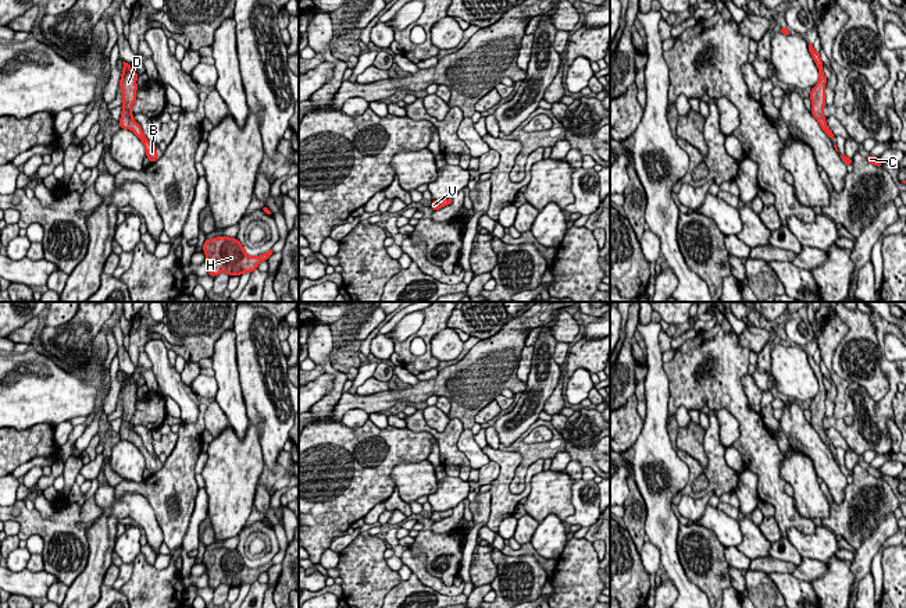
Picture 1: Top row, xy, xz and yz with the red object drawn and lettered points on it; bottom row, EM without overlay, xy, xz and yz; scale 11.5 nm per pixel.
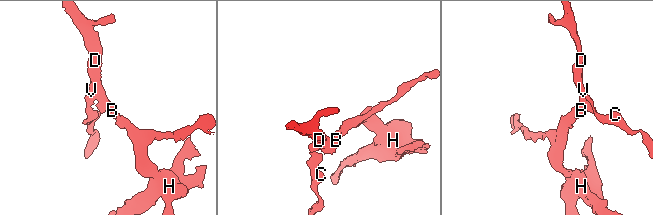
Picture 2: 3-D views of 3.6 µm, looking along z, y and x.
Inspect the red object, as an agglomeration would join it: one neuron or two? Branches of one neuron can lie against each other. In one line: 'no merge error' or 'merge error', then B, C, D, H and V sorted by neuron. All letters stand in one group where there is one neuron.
no merge error; B C D H V

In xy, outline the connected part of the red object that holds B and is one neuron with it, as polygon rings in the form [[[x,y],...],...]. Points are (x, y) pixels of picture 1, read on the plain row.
[[[124,373],[124,381],[121,383],[122,387],[120,391],[120,398],[122,399],[122,417],[121,417],[122,424],[120,430],[120,440],[131,441],[145,456],[146,469],[151,474],[154,474],[158,470],[156,458],[147,452],[147,449],[142,442],[142,438],[133,431],[133,426],[131,424],[133,415],[138,412],[136,410],[138,385],[136,383],[132,383],[131,378],[132,376]]]

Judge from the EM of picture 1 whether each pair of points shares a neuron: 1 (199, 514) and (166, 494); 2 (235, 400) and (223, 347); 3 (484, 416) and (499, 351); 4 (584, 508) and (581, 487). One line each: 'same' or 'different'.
1: different
2: same
3: different
4: same

